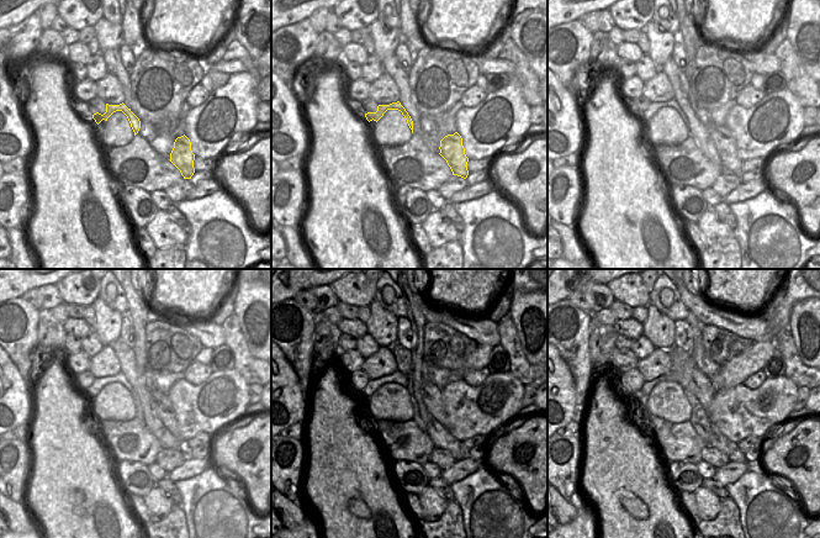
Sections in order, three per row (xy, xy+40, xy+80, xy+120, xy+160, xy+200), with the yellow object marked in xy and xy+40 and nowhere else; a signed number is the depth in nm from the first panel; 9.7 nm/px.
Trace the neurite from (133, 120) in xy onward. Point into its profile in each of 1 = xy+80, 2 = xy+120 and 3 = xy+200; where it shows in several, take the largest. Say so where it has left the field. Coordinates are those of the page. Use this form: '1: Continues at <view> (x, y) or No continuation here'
1: Continues at xy+80 (654, 107)
2: Continues at xy+120 (99, 383)
3: Continues at xy+200 (680, 358).

